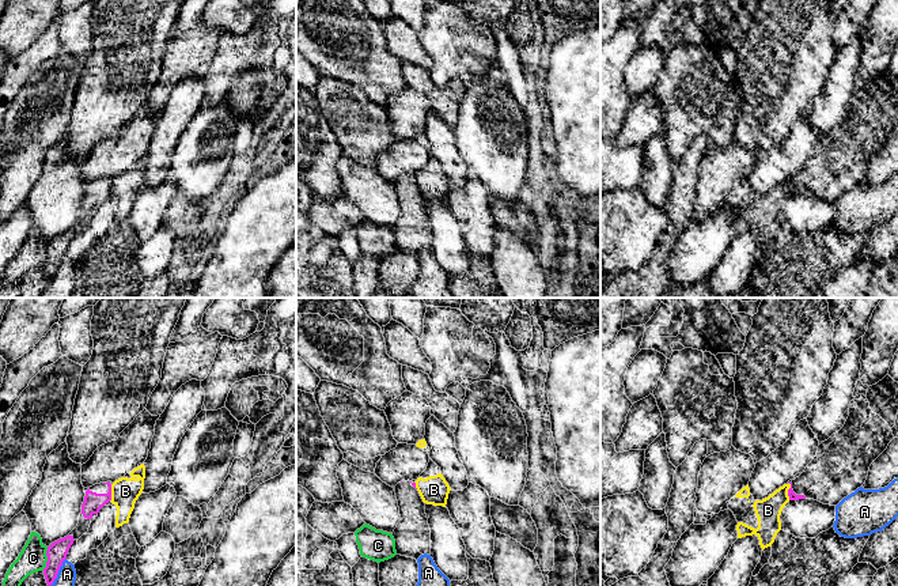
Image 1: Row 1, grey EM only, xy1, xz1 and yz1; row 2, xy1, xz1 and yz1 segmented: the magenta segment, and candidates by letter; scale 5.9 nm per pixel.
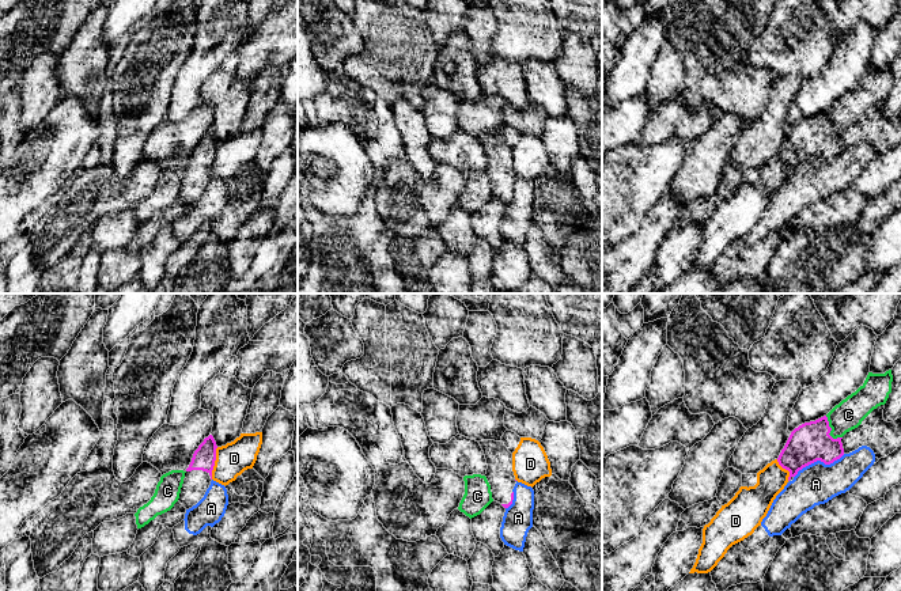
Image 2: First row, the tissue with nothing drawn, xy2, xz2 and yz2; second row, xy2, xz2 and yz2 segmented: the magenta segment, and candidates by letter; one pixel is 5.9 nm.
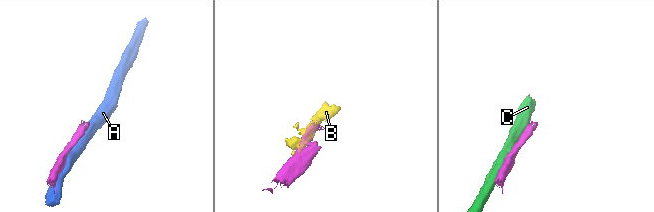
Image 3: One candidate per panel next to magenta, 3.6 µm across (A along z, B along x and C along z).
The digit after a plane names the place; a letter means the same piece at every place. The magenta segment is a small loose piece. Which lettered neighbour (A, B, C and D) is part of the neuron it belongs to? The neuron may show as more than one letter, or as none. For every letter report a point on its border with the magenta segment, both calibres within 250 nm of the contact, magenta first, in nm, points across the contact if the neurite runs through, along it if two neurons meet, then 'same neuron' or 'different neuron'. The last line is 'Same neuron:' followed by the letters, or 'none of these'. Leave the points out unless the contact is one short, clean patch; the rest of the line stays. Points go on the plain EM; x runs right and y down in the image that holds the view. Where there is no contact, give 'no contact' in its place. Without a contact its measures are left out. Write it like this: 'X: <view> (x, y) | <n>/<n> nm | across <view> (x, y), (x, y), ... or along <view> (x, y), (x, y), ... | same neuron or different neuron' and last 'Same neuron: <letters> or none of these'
A: yz2 (818, 155) | 240/240 nm | different neuron
B: xy1 (110, 188) | 110/160 nm | along xy1 (112, 180), (112, 193), (109, 196) | different neuron
C: yz2 (831, 125) | 240/180 nm | different neuron
D: xy2 (214, 159) | 140/190 nm | different neuron
Same neuron: none of these

